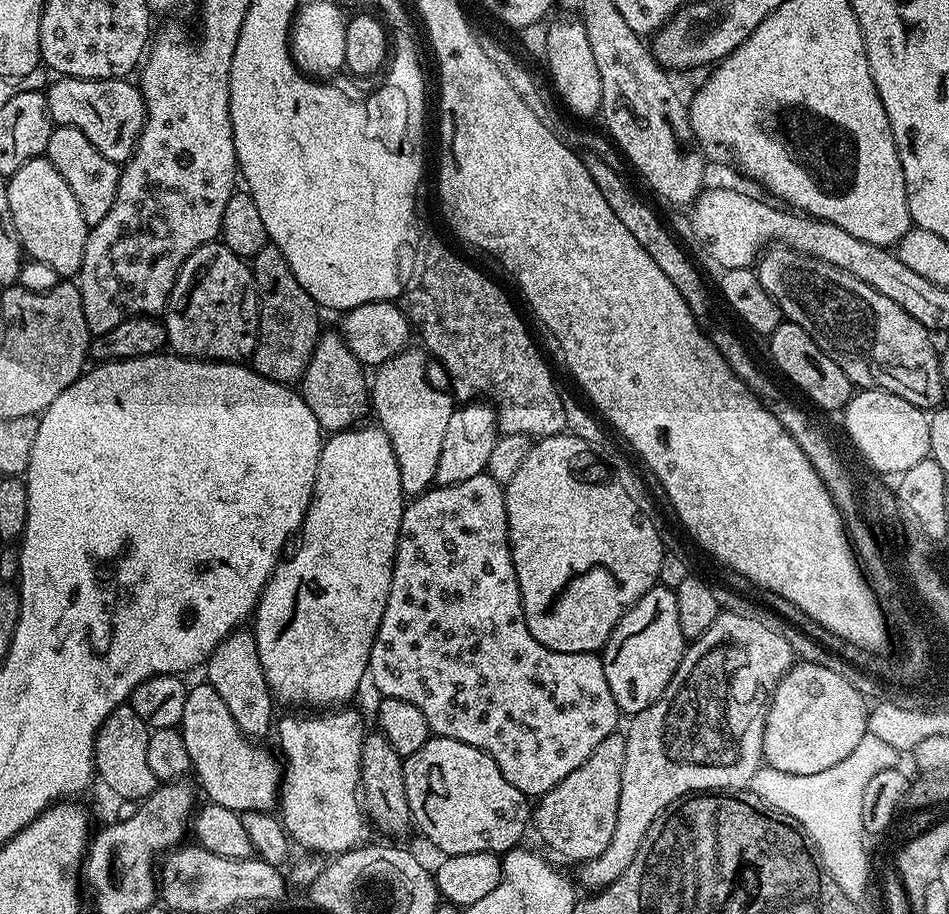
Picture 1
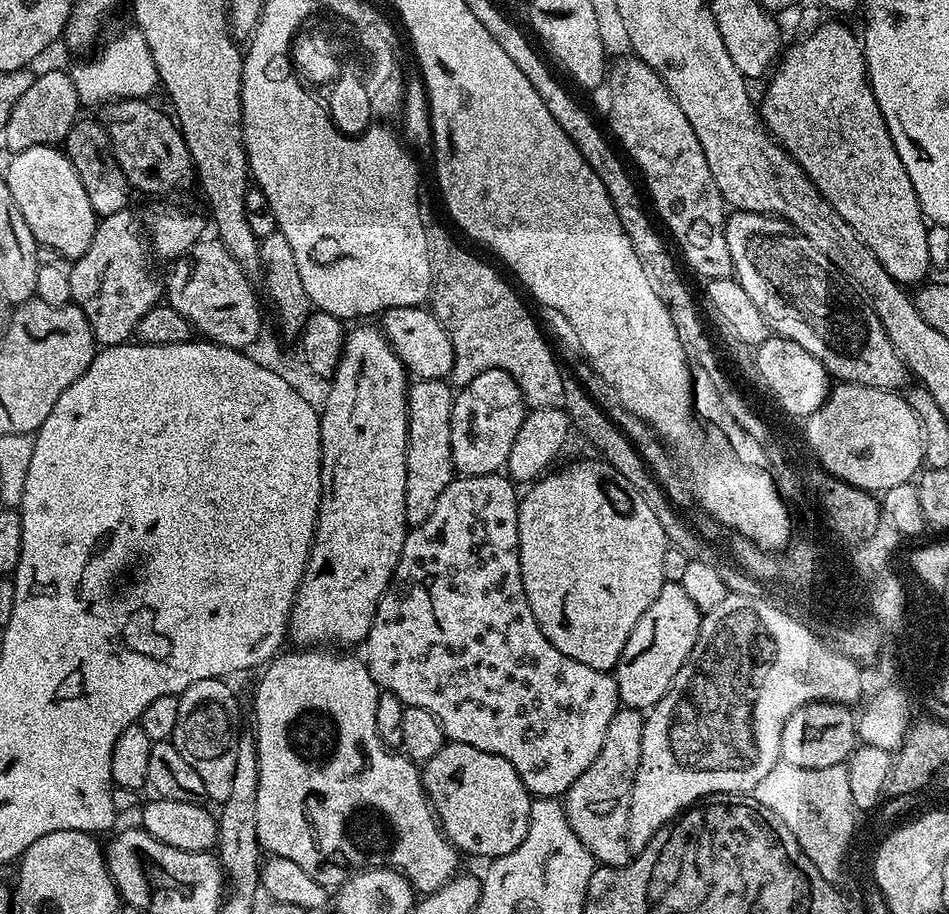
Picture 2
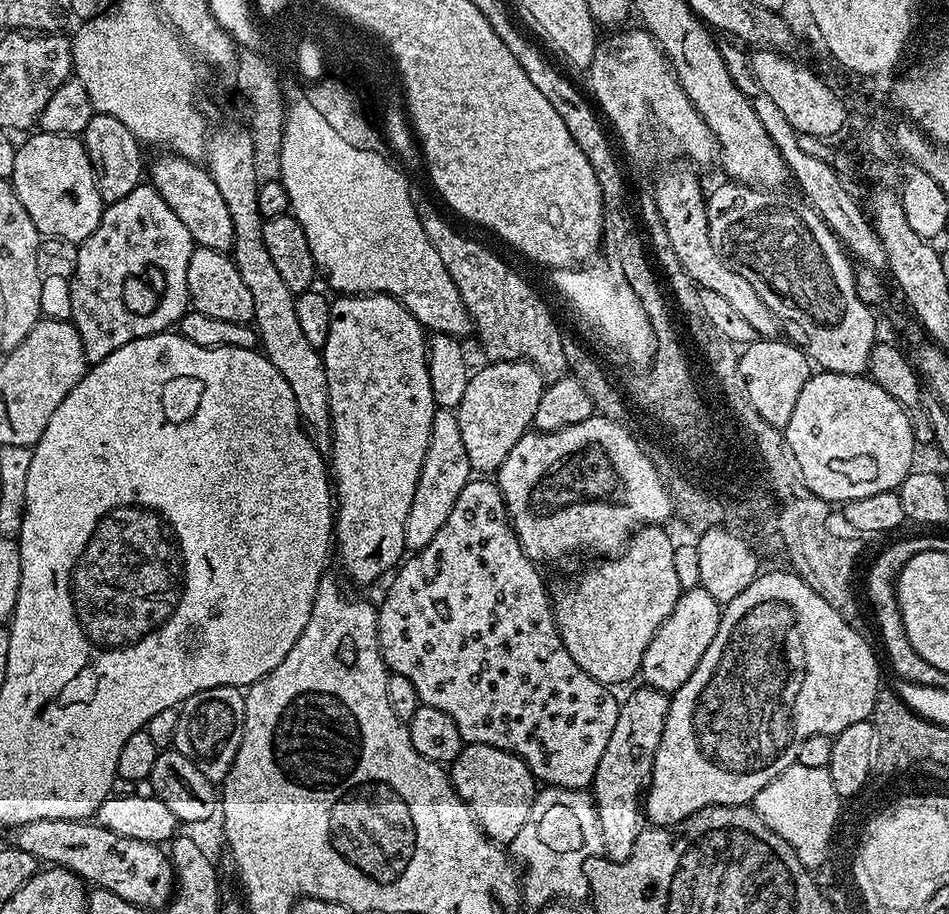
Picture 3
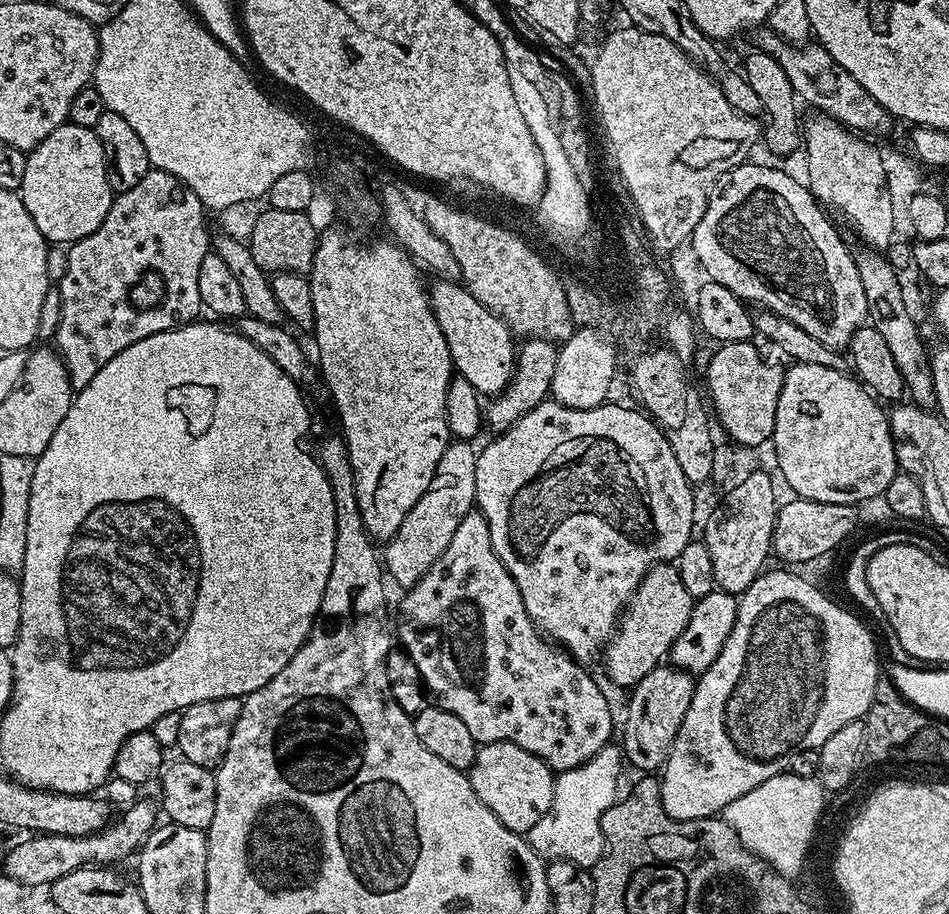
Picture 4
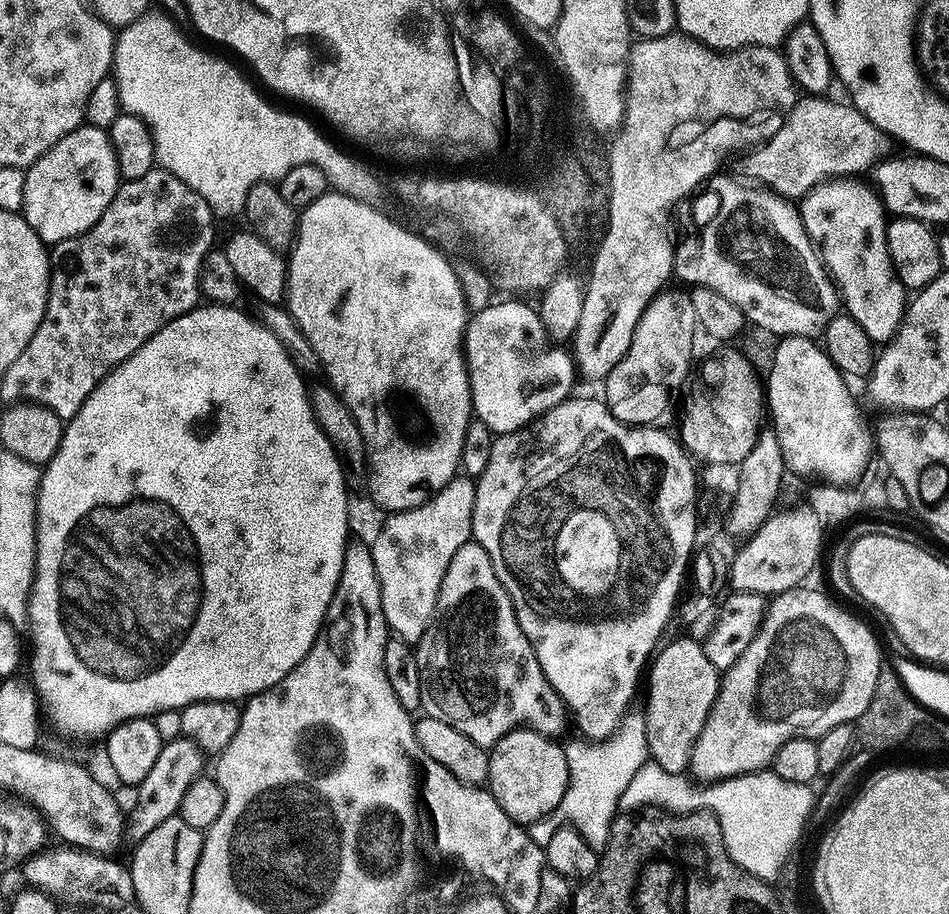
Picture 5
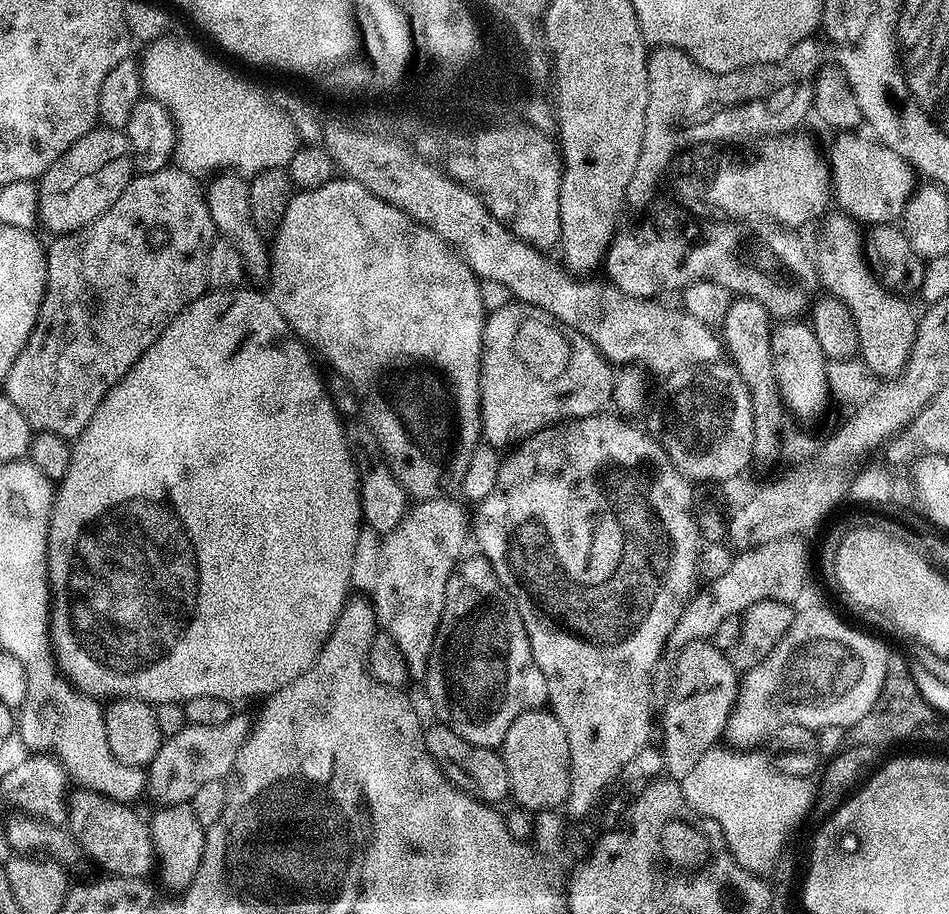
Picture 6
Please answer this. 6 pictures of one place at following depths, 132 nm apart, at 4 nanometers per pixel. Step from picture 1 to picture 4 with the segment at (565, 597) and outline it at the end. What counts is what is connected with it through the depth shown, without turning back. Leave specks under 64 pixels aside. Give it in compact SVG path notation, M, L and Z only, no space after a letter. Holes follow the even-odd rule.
M675 563L655 564L642 578L636 595L620 617L619 625L602 653L602 665L608 676L624 690L631 689L650 670L661 667L671 653L678 634L686 630L692 617L693 598L682 586Z

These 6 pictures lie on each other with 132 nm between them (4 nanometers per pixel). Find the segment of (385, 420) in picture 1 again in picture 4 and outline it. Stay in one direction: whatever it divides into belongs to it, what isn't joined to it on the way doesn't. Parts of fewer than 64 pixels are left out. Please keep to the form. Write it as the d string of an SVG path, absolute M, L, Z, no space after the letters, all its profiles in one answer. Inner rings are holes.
M453 439L442 450L442 458L438 458L438 466L426 494L414 502L410 514L402 518L402 526L393 534L382 548L382 567L396 584L401 584L401 589L413 588L438 562L442 550L450 546L450 538L454 538L454 530L462 523L462 518L473 511L476 502L476 473L477 449L467 440Z

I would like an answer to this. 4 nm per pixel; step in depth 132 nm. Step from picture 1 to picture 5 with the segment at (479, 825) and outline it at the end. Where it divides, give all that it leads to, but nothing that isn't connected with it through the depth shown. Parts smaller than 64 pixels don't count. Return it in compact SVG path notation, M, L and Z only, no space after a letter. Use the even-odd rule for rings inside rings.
M525 727L516 728L492 745L488 753L490 770L486 787L514 823L521 826L536 824L562 802L568 785L568 759L564 749L565 745L553 737Z

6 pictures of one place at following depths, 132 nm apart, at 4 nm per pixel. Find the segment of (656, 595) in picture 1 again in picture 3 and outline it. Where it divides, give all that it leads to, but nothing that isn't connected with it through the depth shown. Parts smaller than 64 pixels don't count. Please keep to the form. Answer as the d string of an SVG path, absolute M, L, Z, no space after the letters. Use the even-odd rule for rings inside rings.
M690 588L681 591L670 618L666 618L666 622L662 622L658 634L654 634L650 646L646 646L646 654L642 654L642 666L638 673L639 679L647 687L656 688L659 692L671 694L678 691L682 682L686 682L686 678L690 678L690 674L694 674L694 666L698 666L698 662L702 662L702 654L706 654L706 646L710 646L710 642L714 642L714 634L718 634L721 611L721 604L714 598L710 598L710 594L706 594L704 588Z

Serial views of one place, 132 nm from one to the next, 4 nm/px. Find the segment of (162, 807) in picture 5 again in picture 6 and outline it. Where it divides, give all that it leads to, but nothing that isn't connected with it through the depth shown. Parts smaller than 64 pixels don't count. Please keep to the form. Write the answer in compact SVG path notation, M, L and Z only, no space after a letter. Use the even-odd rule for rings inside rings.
M234 714L223 723L223 726L198 726L189 724L181 733L169 736L163 746L154 754L146 769L146 796L153 800L153 805L169 808L175 804L191 802L198 789L206 786L206 782L218 782L231 777L232 767L236 765L238 754L242 750L245 738L250 731L250 720L240 714Z

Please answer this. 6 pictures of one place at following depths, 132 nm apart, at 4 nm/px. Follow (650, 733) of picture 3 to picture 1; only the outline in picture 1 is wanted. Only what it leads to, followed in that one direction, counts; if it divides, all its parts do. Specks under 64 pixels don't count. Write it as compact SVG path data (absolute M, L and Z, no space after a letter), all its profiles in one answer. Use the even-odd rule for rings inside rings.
M623 735L602 738L594 754L590 754L590 758L586 758L574 774L566 774L558 786L535 801L534 832L536 828L537 834L558 855L568 860L583 862L602 854L614 836L614 826L620 816L618 794L622 792L622 766L625 762L626 742Z

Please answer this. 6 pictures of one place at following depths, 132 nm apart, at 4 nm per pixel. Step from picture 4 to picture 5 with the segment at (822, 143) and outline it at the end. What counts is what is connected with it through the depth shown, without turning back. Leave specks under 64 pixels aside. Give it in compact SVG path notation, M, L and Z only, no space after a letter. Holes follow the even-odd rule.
M831 178L823 180L822 183L816 184L811 190L806 193L804 197L799 201L798 209L802 216L802 222L805 226L805 232L810 239L814 239L819 248L820 258L824 262L824 267L827 268L829 276L832 277L842 301L842 308L847 315L854 318L854 322L858 322L858 326L862 326L862 330L866 330L866 334L874 342L887 342L900 328L900 324L904 320L904 313L906 309L906 289L903 282L898 278L898 274L894 270L892 265L892 259L890 258L890 250L888 249L888 241L890 239L890 228L888 232L888 220L889 217L886 215L886 209L884 203L881 200L880 193L873 187L871 183L863 184L863 179L860 178Z

